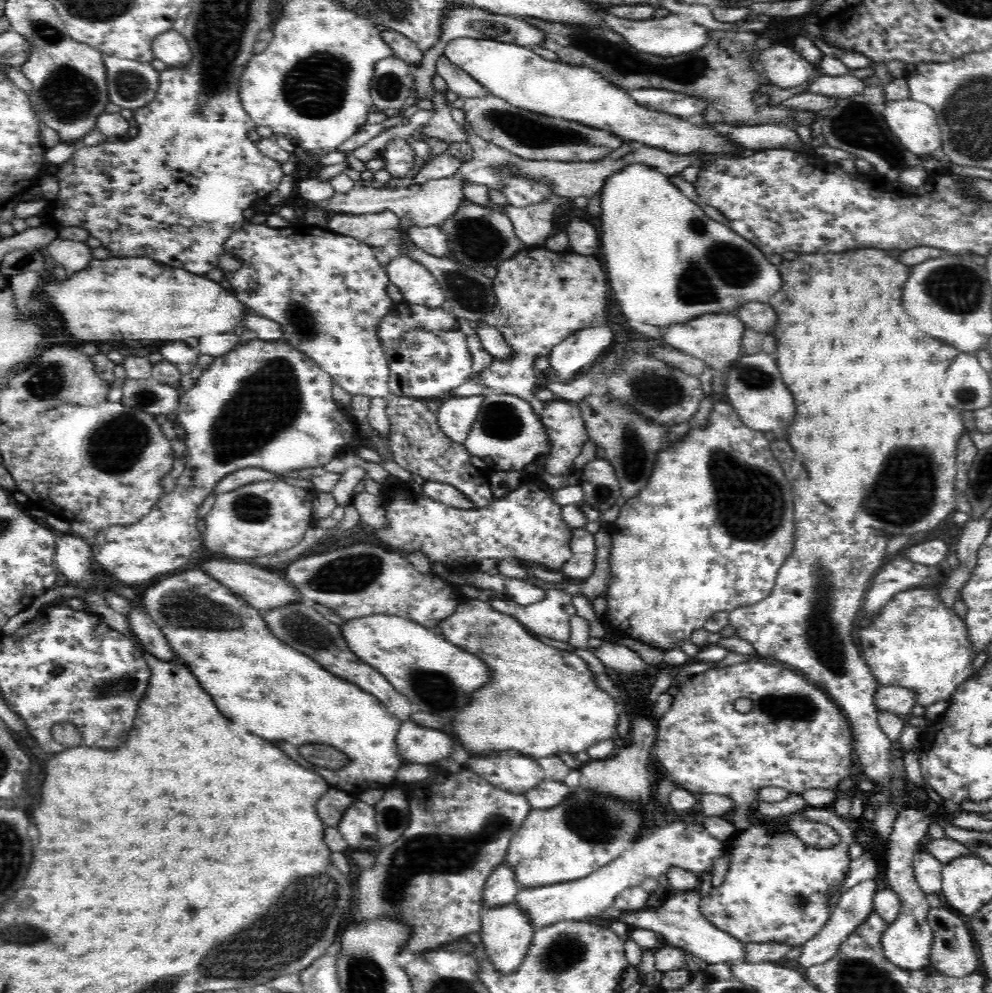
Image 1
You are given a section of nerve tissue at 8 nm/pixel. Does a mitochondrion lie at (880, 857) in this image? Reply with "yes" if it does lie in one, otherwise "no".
no

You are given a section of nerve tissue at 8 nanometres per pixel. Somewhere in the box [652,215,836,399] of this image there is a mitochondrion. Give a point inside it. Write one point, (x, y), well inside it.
(754, 377)

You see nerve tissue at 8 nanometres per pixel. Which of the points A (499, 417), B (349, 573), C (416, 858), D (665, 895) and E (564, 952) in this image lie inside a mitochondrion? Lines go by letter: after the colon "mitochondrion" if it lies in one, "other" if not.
A: mitochondrion
B: mitochondrion
C: mitochondrion
D: other
E: mitochondrion

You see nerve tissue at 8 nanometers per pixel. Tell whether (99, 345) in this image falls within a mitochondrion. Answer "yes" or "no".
no

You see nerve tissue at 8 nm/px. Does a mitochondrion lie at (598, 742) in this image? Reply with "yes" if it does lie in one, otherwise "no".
no

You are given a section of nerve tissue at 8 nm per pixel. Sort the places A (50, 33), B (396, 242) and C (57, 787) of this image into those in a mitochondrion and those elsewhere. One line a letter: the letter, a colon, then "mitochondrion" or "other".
A: mitochondrion
B: other
C: other

